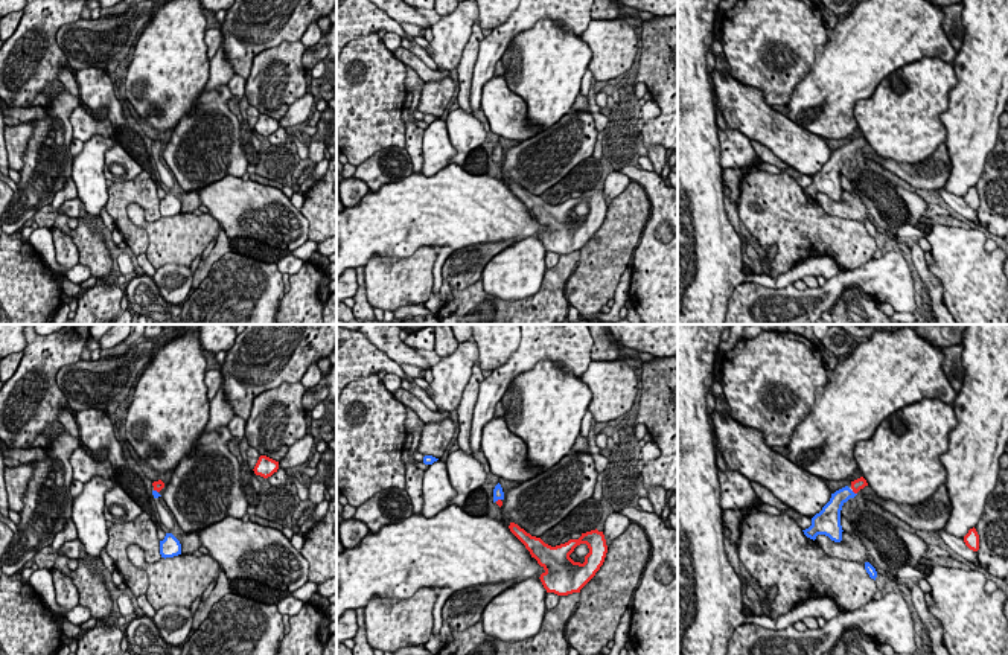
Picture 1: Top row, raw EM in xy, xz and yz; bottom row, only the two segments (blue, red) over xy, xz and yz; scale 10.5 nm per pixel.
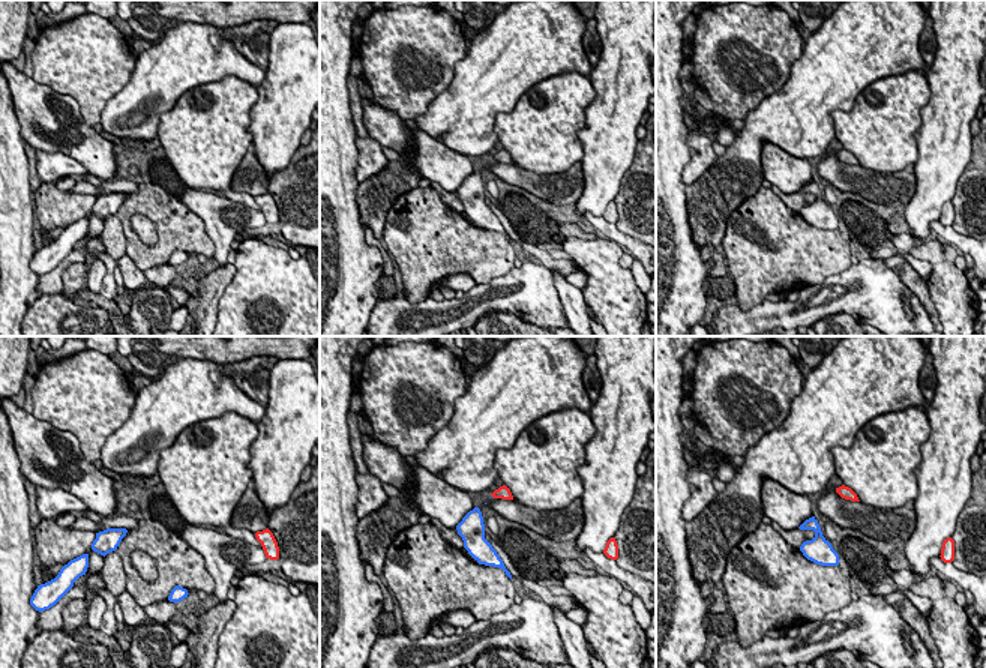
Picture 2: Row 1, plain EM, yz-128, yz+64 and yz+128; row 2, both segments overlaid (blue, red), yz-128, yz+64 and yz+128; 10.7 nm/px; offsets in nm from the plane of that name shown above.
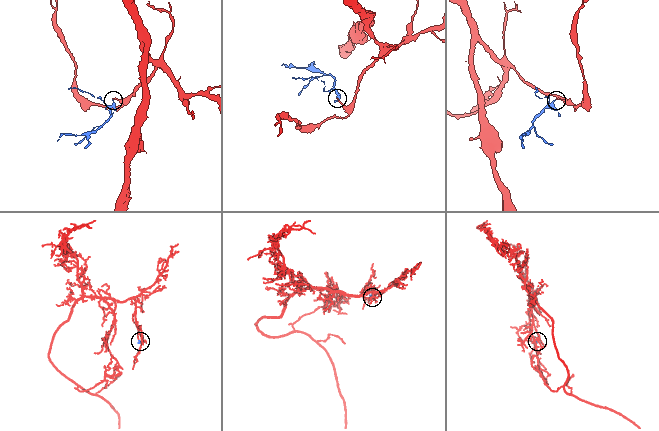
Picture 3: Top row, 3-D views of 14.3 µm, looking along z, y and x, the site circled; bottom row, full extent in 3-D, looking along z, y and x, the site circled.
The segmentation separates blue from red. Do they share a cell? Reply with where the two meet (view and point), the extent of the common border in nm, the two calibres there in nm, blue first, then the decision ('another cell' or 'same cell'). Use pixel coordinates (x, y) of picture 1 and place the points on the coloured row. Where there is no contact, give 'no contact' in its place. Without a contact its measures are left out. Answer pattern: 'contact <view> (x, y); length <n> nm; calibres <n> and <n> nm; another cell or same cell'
contact yz (853, 492); length 70 nm; calibres 160 and 120 nm; same cell

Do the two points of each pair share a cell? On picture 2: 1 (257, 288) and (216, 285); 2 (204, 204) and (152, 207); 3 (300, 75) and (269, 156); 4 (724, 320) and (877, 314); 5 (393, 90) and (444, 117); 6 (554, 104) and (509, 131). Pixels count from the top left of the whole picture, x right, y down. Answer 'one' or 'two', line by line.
1: two
2: two
3: one
4: one
5: two
6: one

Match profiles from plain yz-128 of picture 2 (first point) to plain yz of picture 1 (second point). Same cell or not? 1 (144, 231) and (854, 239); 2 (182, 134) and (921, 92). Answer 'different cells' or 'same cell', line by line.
1: same cell
2: same cell

